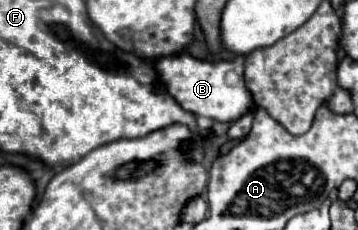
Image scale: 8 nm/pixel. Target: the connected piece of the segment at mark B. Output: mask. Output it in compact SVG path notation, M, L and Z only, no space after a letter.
M189 54L167 56L157 62L161 82L167 86L169 94L189 112L205 116L217 122L235 122L253 110L253 94L243 80L243 58L235 60L197 60Z

